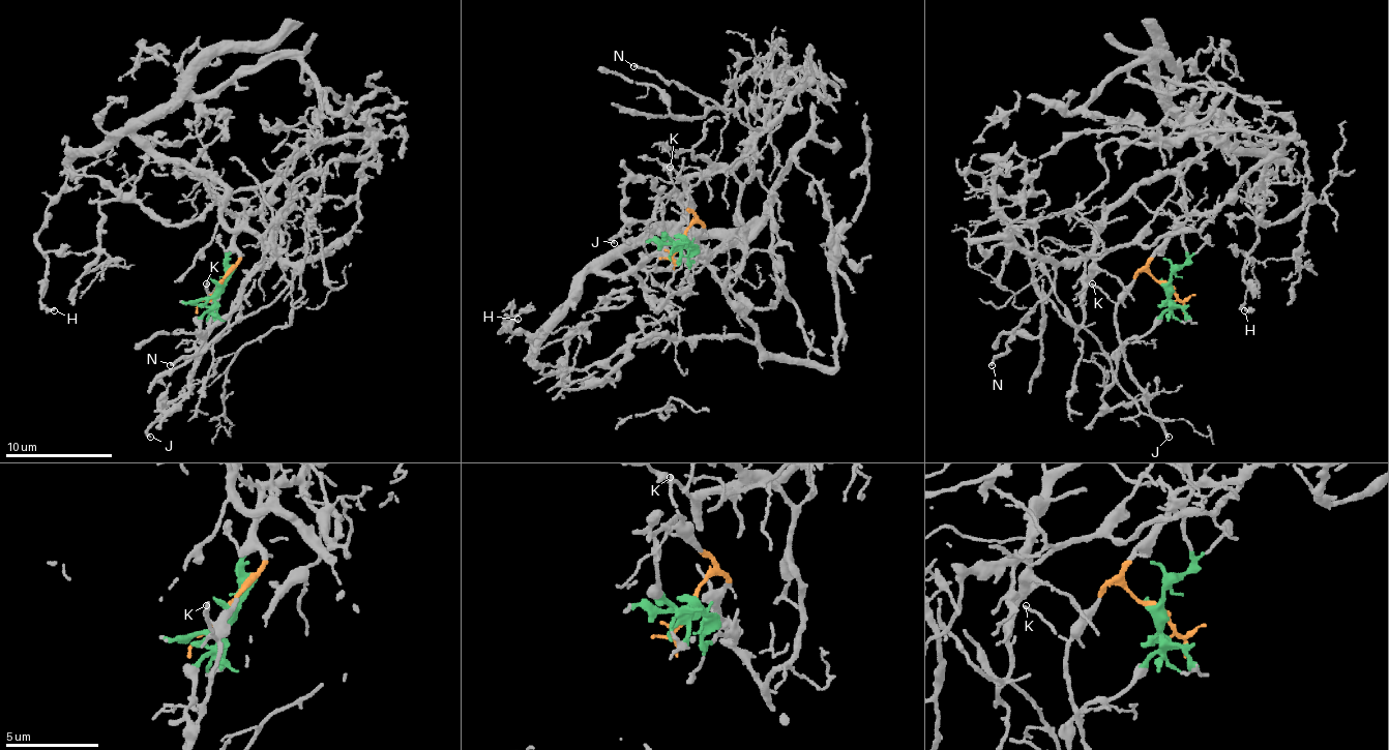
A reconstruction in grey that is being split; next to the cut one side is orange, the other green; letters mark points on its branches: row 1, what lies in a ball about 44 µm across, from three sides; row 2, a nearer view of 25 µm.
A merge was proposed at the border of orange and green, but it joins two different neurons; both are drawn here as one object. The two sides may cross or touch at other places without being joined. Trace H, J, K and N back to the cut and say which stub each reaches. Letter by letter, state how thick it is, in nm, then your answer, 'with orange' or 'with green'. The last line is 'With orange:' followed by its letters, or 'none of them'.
H: 200 nm thick; with green
J: 220 nm thick; with orange
K: 180 nm thick; with orange
N: 220 nm thick; with green
With orange: J, K

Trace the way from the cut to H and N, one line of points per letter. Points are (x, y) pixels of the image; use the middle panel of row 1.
H: (684, 241), (708, 260), (593, 273), (532, 351), (500, 332), (519, 319)
N: (684, 241), (666, 233), (654, 185), (698, 185), (748, 155), (767, 131), (633, 67)

